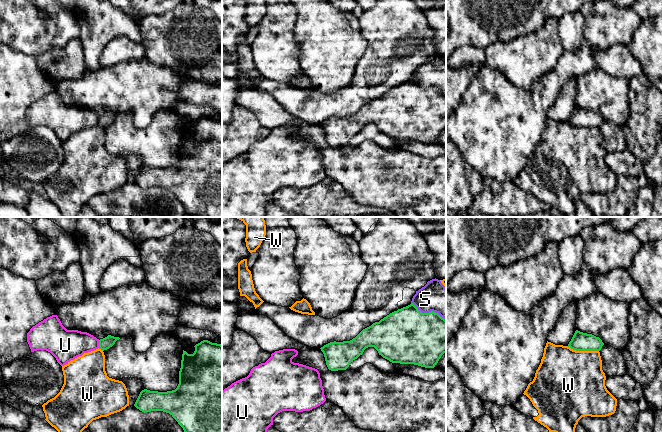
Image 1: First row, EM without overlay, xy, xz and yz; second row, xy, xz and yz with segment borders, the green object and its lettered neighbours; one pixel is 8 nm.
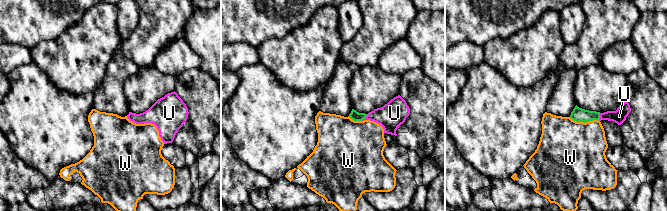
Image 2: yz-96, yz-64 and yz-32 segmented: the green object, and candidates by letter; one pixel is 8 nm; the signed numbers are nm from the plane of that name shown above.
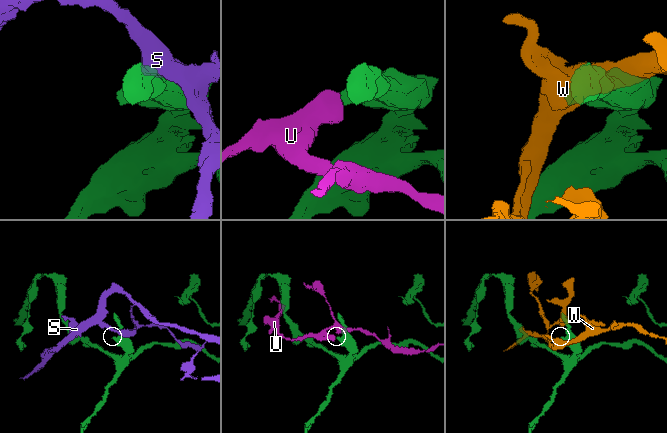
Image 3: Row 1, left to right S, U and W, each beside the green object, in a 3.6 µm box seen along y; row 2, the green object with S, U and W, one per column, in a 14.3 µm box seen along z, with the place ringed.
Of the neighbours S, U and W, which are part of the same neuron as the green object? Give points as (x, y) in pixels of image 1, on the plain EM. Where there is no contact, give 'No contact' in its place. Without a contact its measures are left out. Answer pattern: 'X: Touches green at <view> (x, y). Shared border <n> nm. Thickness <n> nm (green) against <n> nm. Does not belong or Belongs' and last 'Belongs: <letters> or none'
S: Touches green at xz (429, 88). Shared border 320 nm. Thickness 440 nm (green) against 220 nm. Does not belong
U: Touches green at xy (99, 120). Shared border 60 nm. Thickness 90 nm (green) against 240 nm. Does not belong
W: Touches green at yz (583, 126). Shared border 260 nm. Thickness 150 nm (green) against 460 nm. Does not belong
Belongs: none

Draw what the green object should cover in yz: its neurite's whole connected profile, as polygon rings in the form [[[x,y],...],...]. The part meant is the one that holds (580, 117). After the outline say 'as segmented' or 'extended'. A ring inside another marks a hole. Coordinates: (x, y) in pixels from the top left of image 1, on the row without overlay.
[[[576,106],[568,123],[576,127],[600,127],[603,121],[599,113]]]; as segmented

